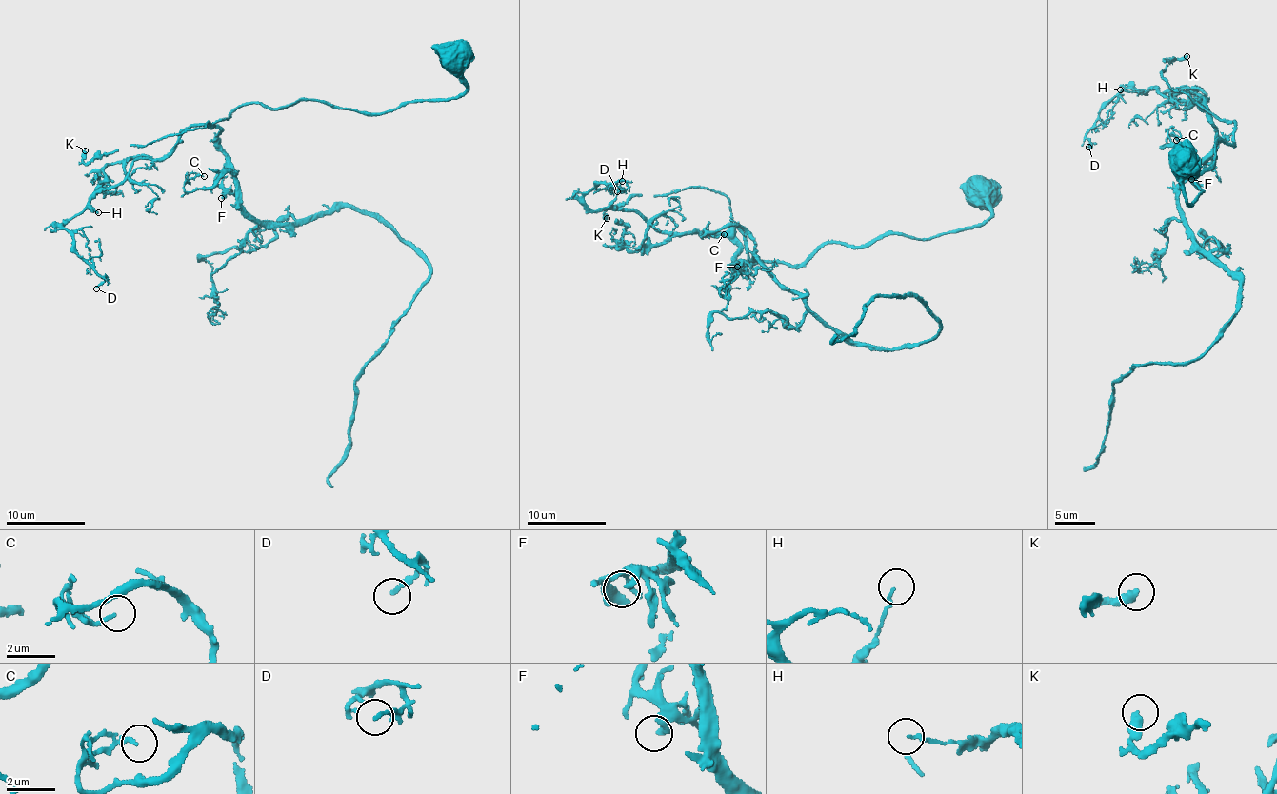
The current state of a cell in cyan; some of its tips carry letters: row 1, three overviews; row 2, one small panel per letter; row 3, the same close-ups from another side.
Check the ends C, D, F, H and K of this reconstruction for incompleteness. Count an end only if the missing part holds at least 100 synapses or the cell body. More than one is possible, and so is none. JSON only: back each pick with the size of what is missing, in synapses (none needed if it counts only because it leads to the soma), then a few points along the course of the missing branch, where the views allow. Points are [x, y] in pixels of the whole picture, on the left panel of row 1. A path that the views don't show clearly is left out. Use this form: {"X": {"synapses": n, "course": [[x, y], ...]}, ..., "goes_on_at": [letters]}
{"goes_on_at": []}

